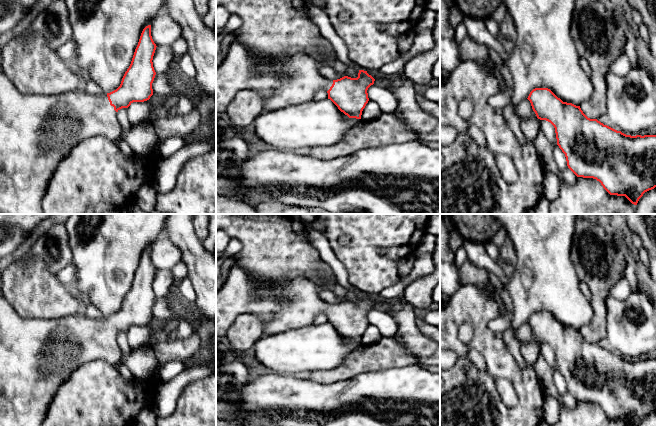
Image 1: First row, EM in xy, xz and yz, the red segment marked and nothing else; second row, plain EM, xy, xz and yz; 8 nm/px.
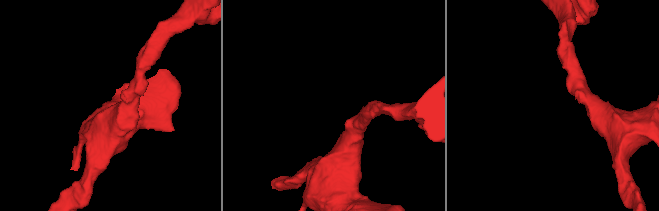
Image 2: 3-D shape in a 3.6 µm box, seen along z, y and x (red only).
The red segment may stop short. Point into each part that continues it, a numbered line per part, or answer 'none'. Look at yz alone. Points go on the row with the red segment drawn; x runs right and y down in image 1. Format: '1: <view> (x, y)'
1: yz (530, 127)

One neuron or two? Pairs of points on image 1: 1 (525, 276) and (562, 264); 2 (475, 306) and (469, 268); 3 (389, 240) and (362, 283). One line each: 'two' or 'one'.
1: one
2: two
3: one

